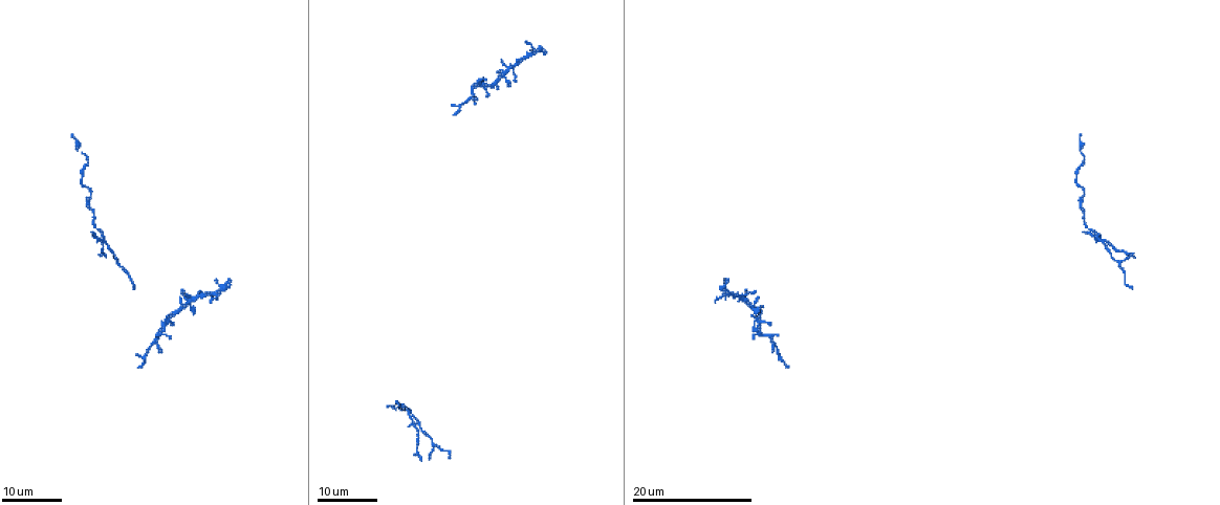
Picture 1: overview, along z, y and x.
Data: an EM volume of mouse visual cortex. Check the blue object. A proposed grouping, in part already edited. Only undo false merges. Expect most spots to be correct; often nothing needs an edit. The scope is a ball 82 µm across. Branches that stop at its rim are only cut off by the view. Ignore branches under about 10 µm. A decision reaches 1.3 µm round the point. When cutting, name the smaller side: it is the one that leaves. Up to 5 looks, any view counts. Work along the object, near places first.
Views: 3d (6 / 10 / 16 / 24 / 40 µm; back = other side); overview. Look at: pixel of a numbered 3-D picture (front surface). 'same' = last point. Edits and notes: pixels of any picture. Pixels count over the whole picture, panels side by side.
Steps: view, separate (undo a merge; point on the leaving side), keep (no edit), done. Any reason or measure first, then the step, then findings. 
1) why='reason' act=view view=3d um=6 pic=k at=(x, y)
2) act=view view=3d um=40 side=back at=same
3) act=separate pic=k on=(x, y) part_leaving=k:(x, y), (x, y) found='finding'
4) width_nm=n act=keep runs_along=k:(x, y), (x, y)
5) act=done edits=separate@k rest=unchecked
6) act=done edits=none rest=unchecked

why='two arms in line, one across' act=view view=3d um=24 pic=1 at=(771, 343)

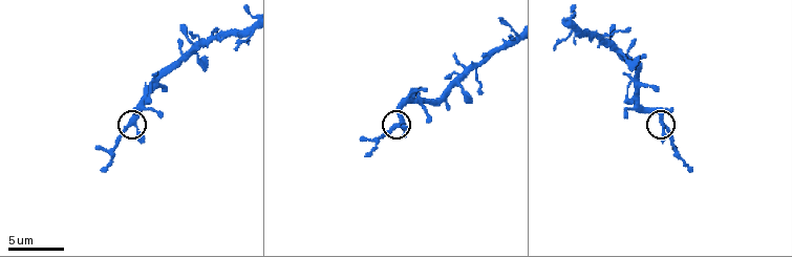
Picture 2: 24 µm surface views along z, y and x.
act=view view=3d um=6 pic=2 at=(393, 129)

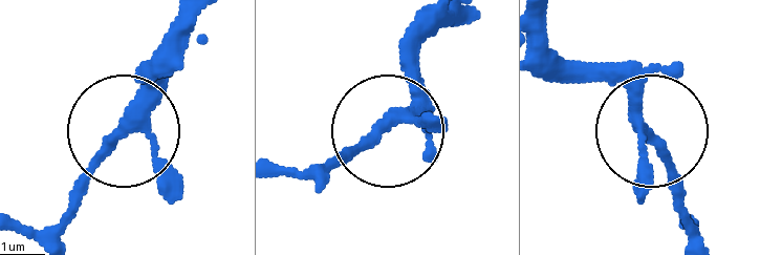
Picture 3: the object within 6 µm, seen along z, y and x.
width_nm=250 act=keep found='one neuron here'

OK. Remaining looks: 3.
why='three-way junction' act=view view=3d um=16 pic=1 at=(102, 235)

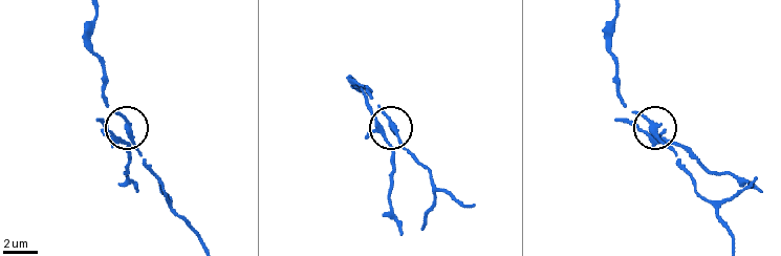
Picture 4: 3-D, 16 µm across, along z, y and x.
act=view view=3d um=10 pic=4 at=(654, 134)

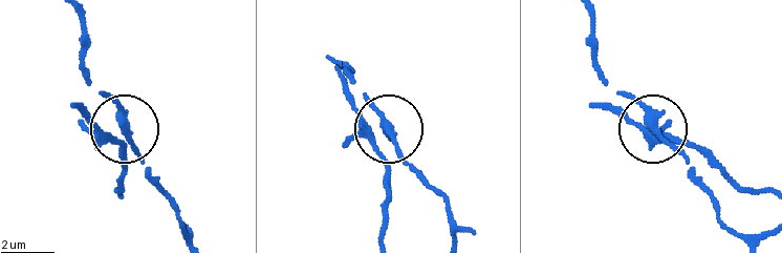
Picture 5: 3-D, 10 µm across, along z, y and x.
act=view view=3d um=10 side=back pic=5 at=(653, 127)

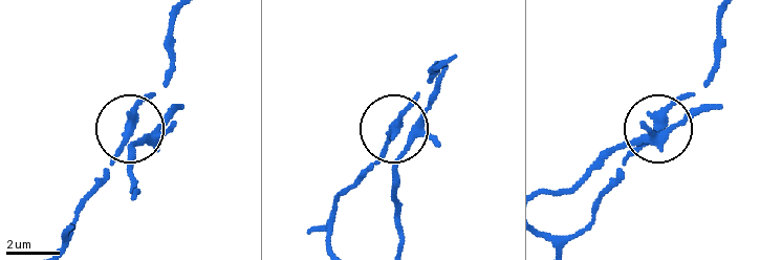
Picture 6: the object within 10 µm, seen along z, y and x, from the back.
arms=3 act=keep found='one neuron here'

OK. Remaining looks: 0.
act=done edits=none rest=unchecked

